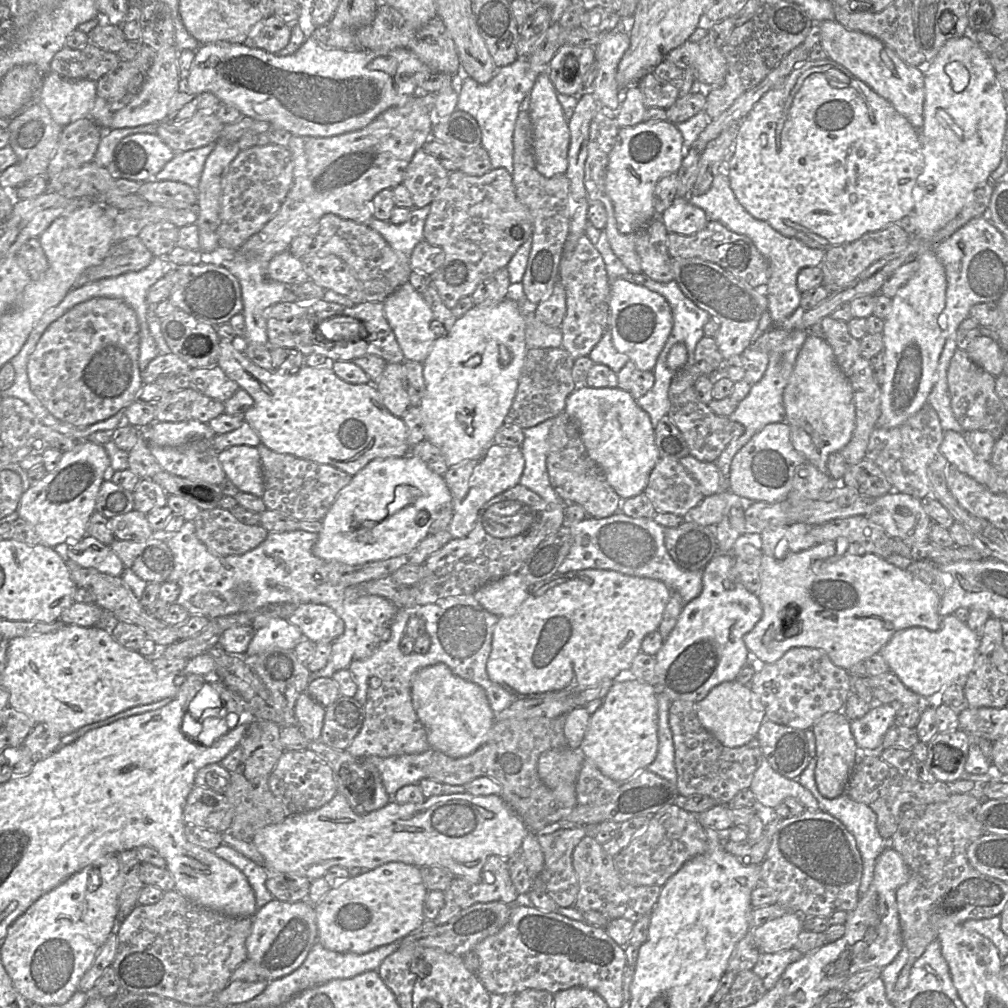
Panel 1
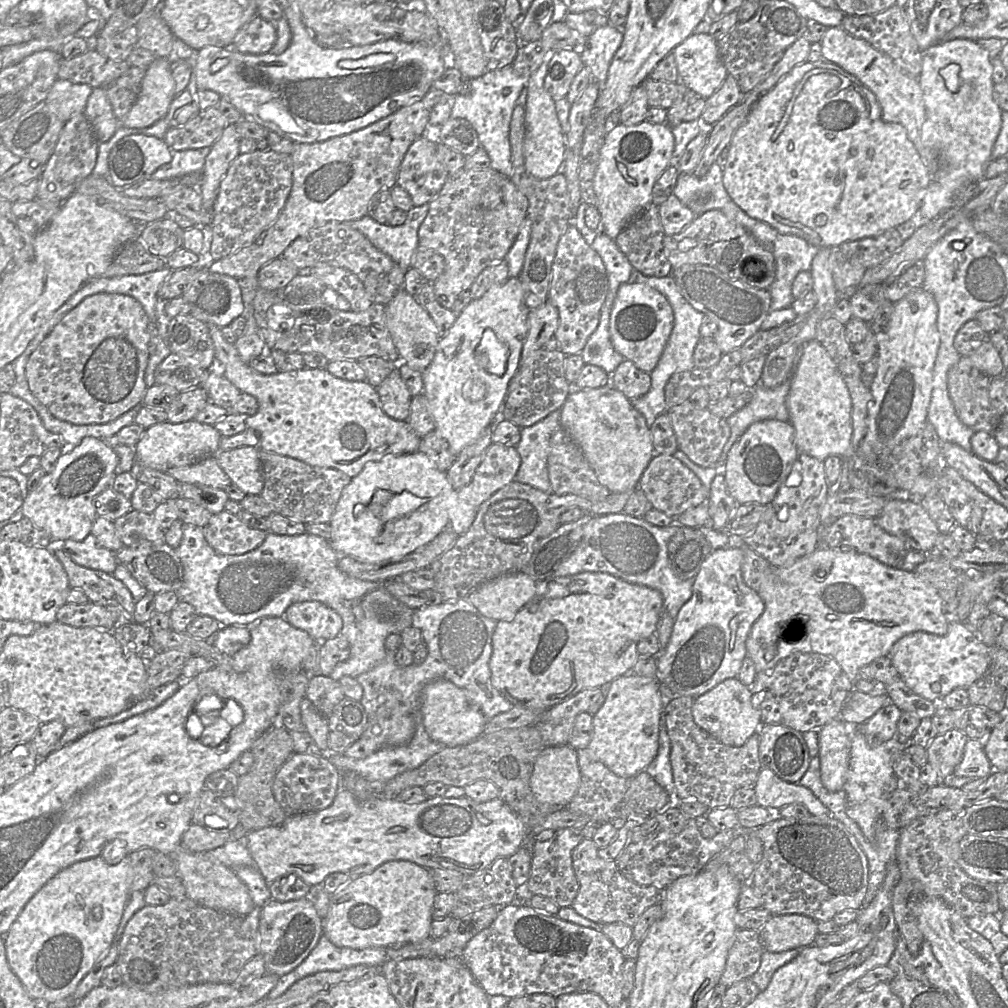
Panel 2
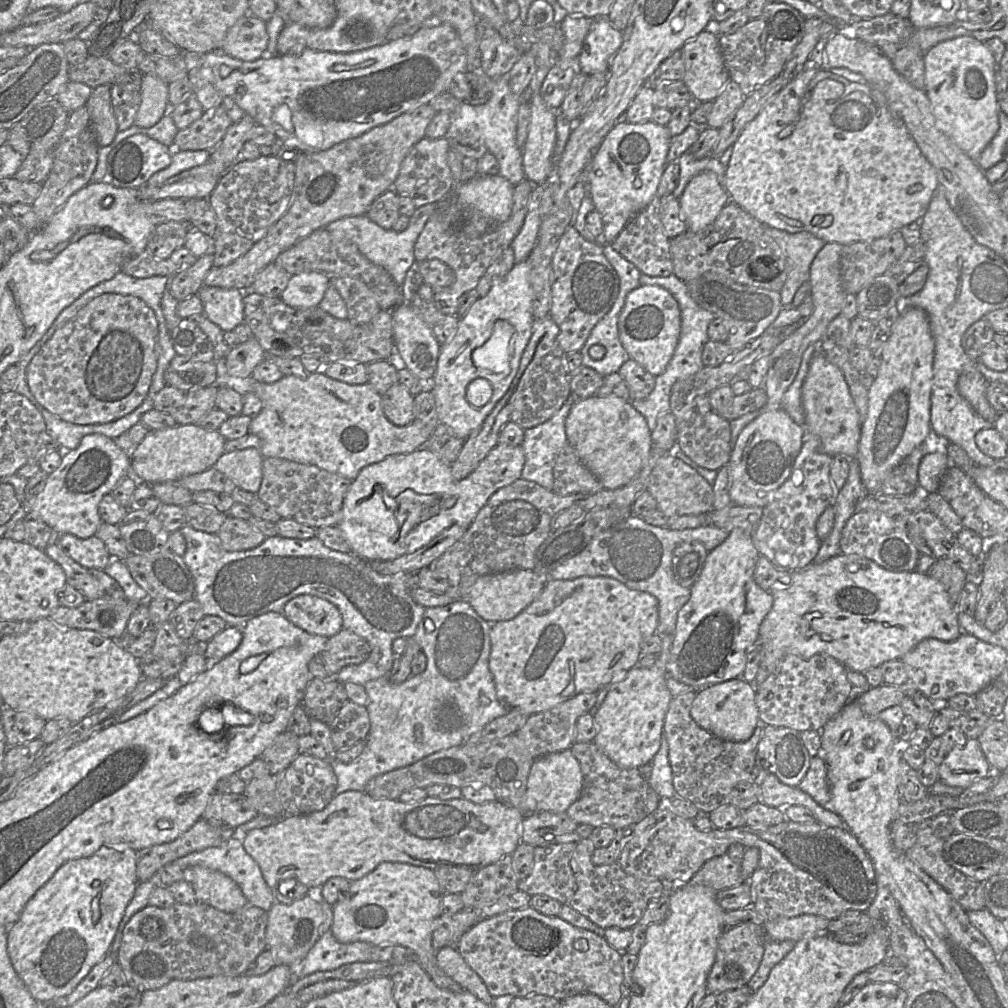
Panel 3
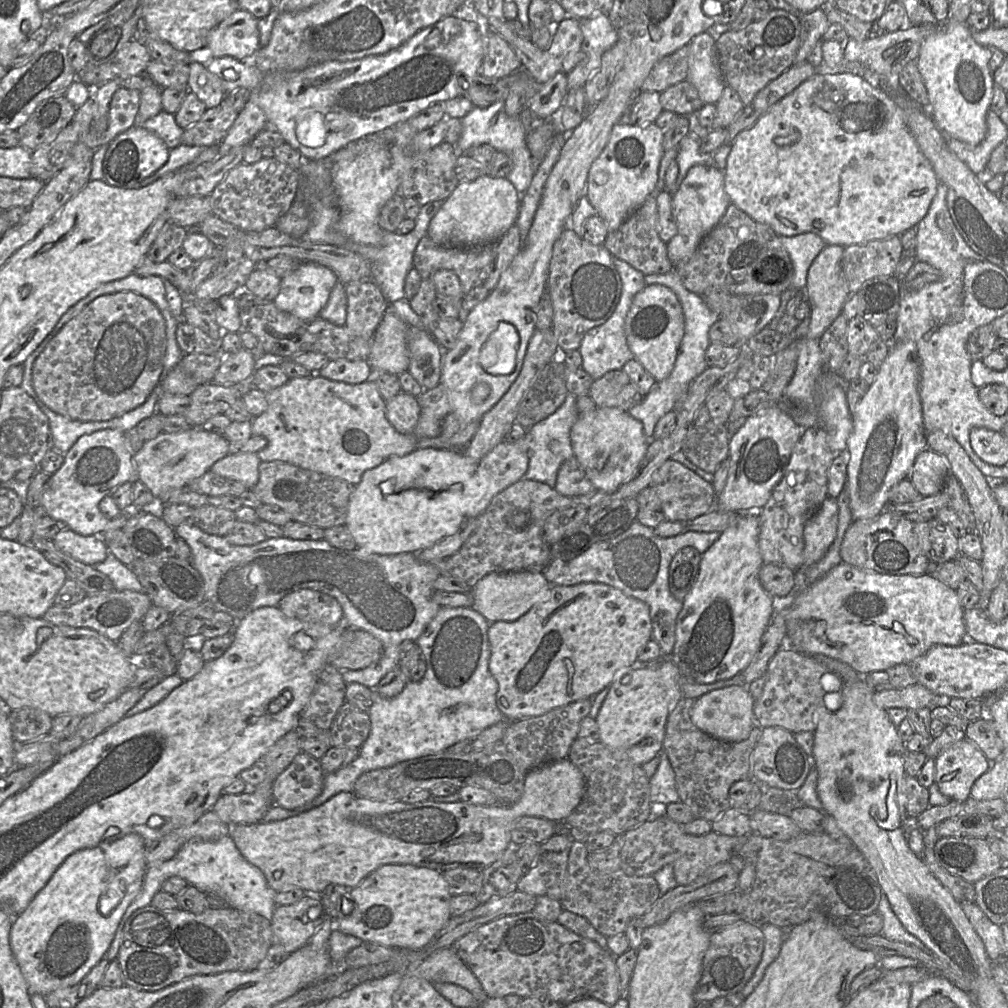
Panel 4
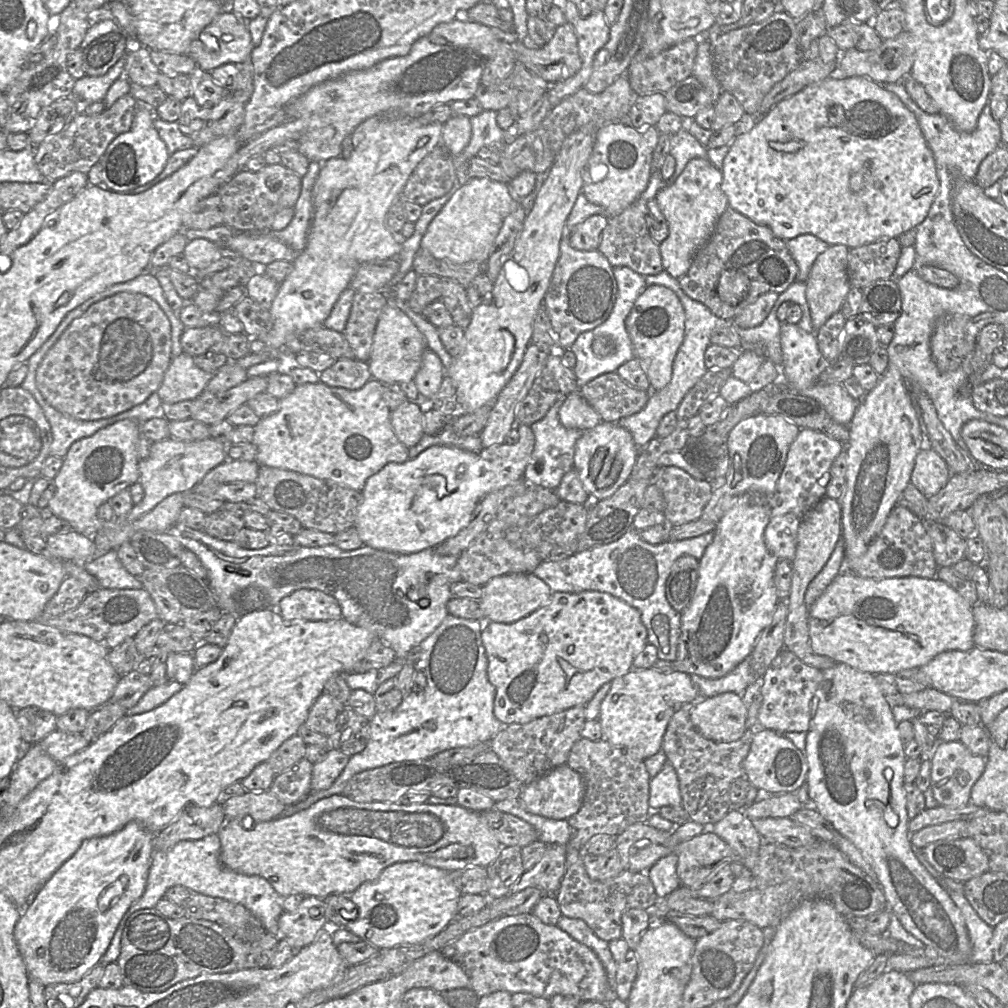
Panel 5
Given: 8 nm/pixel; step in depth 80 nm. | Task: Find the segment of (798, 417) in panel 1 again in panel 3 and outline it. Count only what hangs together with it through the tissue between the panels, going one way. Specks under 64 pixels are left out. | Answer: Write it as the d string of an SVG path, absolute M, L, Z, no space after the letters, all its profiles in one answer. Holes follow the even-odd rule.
M820 349L814 354L809 363L808 372L802 385L801 399L805 414L805 432L818 436L823 452L831 457L838 454L850 459L855 459L858 452L861 432L860 416L851 397L843 373L837 366L827 360Z

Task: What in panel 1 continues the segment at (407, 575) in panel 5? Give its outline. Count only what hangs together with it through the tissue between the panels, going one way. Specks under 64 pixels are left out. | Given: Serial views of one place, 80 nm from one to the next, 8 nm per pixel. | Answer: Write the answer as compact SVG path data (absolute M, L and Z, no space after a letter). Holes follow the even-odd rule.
M185 521L181 529L172 537L167 538L165 540L166 544L170 548L173 558L174 558L174 568L173 571L171 572L168 581L176 582L179 587L180 587L180 594L175 601L175 604L178 604L182 607L184 607L190 617L191 616L205 616L209 619L214 619L222 616L227 616L227 615L232 615L232 614L237 614L237 613L245 613L245 612L252 612L256 611L258 609L261 609L262 607L269 605L269 604L280 604L280 603L320 603L324 604L326 606L329 606L334 610L334 612L344 621L345 624L345 630L343 634L338 637L337 639L332 641L332 650L331 650L331 655L330 658L324 668L322 668L319 671L316 672L311 672L310 677L309 677L309 683L312 682L313 680L321 677L325 678L332 678L333 674L337 672L338 670L341 669L349 669L349 666L351 662L355 660L361 660L361 659L366 659L370 657L373 652L376 650L376 648L379 646L381 643L381 634L382 634L382 629L385 626L388 626L390 628L390 623L392 620L395 618L399 608L389 601L388 599L378 596L378 595L372 595L369 594L365 589L362 588L362 586L357 586L357 585L350 585L350 586L339 586L339 585L332 585L326 582L322 582L320 580L316 580L315 578L315 573L317 570L323 566L326 561L323 559L315 556L312 553L312 548L315 545L315 543L318 540L318 533L313 533L313 532L307 532L303 531L301 529L295 530L295 531L288 531L288 532L268 532L266 539L258 545L256 548L244 553L243 555L231 555L231 556L218 556L213 553L211 553L207 547L197 538L196 533L195 533L195 525L193 521Z

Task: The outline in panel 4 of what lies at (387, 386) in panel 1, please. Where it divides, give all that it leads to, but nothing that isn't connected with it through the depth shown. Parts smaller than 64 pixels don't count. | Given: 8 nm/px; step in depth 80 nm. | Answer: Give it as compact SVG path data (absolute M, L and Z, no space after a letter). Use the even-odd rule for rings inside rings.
M401 391L385 402L386 418L396 431L402 434L413 433L422 411L418 399Z

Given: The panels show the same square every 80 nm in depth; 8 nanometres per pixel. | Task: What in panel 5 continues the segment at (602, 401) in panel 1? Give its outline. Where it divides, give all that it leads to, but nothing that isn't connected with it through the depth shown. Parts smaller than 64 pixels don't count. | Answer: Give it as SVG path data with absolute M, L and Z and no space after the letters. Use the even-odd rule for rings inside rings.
M602 421L583 432L575 444L574 468L594 501L611 497L629 480L641 449L634 443L631 433L618 423Z

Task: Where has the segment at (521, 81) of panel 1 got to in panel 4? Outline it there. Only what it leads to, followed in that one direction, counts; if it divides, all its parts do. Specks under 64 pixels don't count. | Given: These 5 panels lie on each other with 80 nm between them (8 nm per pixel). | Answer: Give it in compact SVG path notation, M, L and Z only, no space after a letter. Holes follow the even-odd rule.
M498 100L487 108L473 107L473 109L461 119L462 134L454 145L457 156L464 154L469 148L479 144L489 144L498 152L507 154L512 161L512 168L507 179L513 184L519 194L524 194L530 186L537 163L531 156L526 145L526 131L523 128L519 116L510 117L506 114L505 100Z

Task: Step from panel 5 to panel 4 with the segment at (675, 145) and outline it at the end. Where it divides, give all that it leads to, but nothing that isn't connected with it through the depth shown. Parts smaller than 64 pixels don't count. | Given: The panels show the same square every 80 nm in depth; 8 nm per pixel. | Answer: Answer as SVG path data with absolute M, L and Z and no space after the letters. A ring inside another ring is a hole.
M688 133L677 145L678 153L676 161L679 167L679 173L674 184L666 187L663 191L667 191L673 195L681 185L687 175L688 170L695 165L704 165L715 167L715 161L711 153L702 152L700 149L700 140Z

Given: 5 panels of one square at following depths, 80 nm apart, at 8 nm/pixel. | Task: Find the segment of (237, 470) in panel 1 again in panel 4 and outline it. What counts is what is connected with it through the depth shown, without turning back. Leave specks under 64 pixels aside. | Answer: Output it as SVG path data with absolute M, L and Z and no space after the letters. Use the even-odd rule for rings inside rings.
M255 452L227 454L215 462L209 471L231 480L244 484L252 489L259 479L260 459Z

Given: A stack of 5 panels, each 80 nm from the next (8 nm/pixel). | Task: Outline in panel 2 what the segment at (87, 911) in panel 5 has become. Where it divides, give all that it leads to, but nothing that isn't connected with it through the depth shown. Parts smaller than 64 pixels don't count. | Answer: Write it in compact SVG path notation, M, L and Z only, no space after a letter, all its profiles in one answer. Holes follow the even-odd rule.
M128 855L119 863L110 865L102 856L97 856L76 862L58 872L53 878L51 878L40 890L34 894L34 896L26 903L17 918L13 921L9 927L6 935L4 936L4 945L7 956L8 964L14 974L21 981L28 995L32 997L36 1003L37 1000L43 1000L44 1002L52 1003L68 997L71 997L76 990L77 986L85 975L93 968L93 966L103 957L103 955L109 950L115 940L115 935L118 930L121 918L123 916L124 909L130 898L130 886L132 882L132 868ZM95 906L102 907L102 918L95 920L92 914Z

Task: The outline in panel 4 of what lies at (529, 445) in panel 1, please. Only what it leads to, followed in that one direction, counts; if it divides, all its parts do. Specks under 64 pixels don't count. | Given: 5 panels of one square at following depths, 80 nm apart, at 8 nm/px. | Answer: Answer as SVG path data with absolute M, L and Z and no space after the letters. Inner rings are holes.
M568 392L563 404L553 414L527 429L526 432L530 437L530 459L528 469L523 478L542 482L555 488L560 465L565 460L574 456L570 431L579 416L576 399L577 396ZM552 442L558 442L561 447L561 452L557 455L553 454L550 450Z

